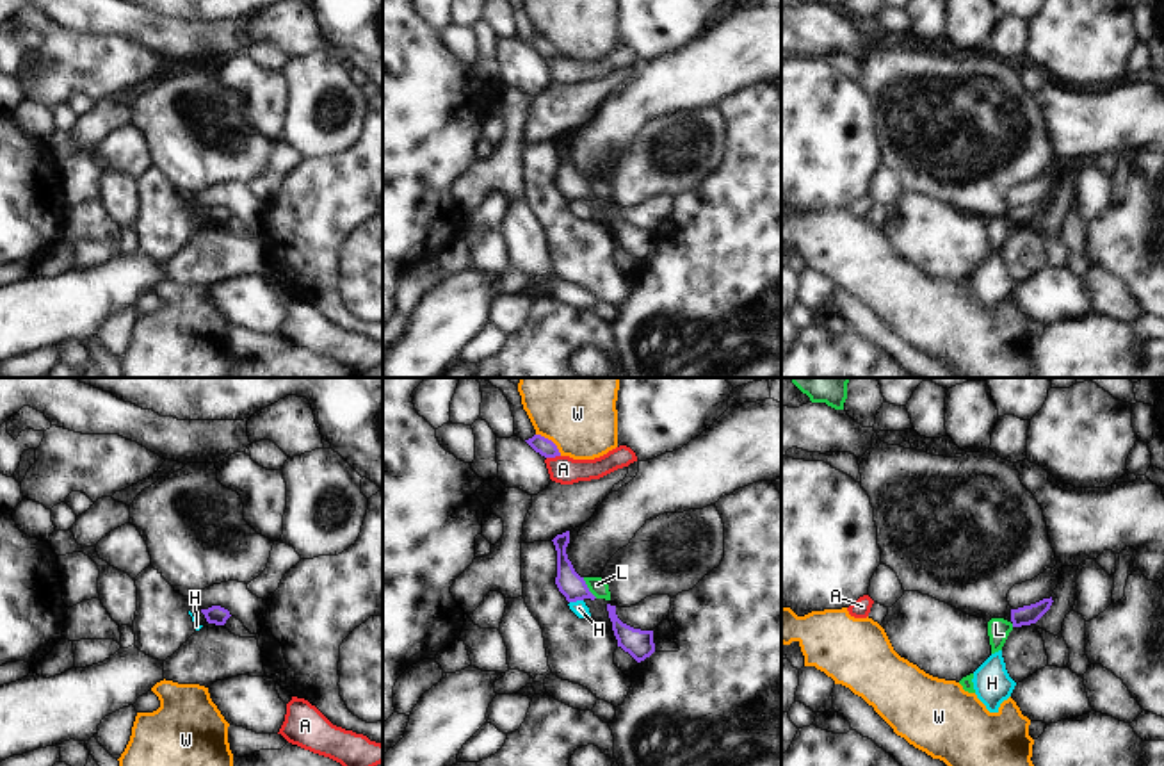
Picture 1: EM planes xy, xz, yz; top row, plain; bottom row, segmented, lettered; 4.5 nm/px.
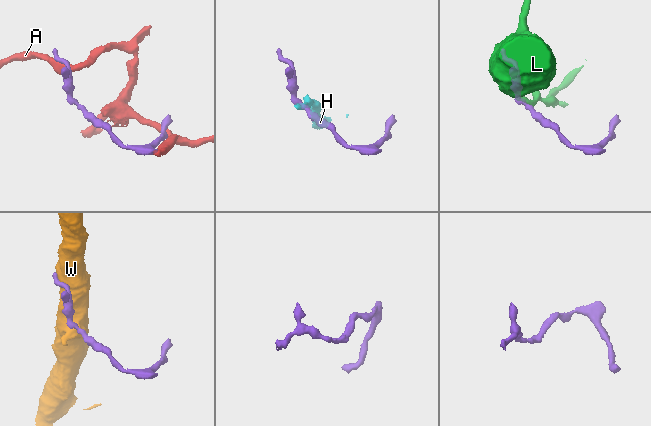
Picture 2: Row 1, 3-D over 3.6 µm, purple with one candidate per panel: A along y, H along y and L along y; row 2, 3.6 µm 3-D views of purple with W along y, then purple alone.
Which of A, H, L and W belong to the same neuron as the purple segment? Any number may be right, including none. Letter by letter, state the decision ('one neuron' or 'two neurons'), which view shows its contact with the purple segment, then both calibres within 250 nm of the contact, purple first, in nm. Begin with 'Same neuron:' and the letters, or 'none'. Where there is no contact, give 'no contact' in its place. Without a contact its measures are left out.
Same neuron: none
A: two neurons | xz | 80/130 nm
H: two neurons | xz | 120/70 nm
L: two neurons | xz | 120/80 nm
W: two neurons | xz | 80/280 nm

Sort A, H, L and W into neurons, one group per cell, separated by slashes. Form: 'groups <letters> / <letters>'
groups A / H / L / W

